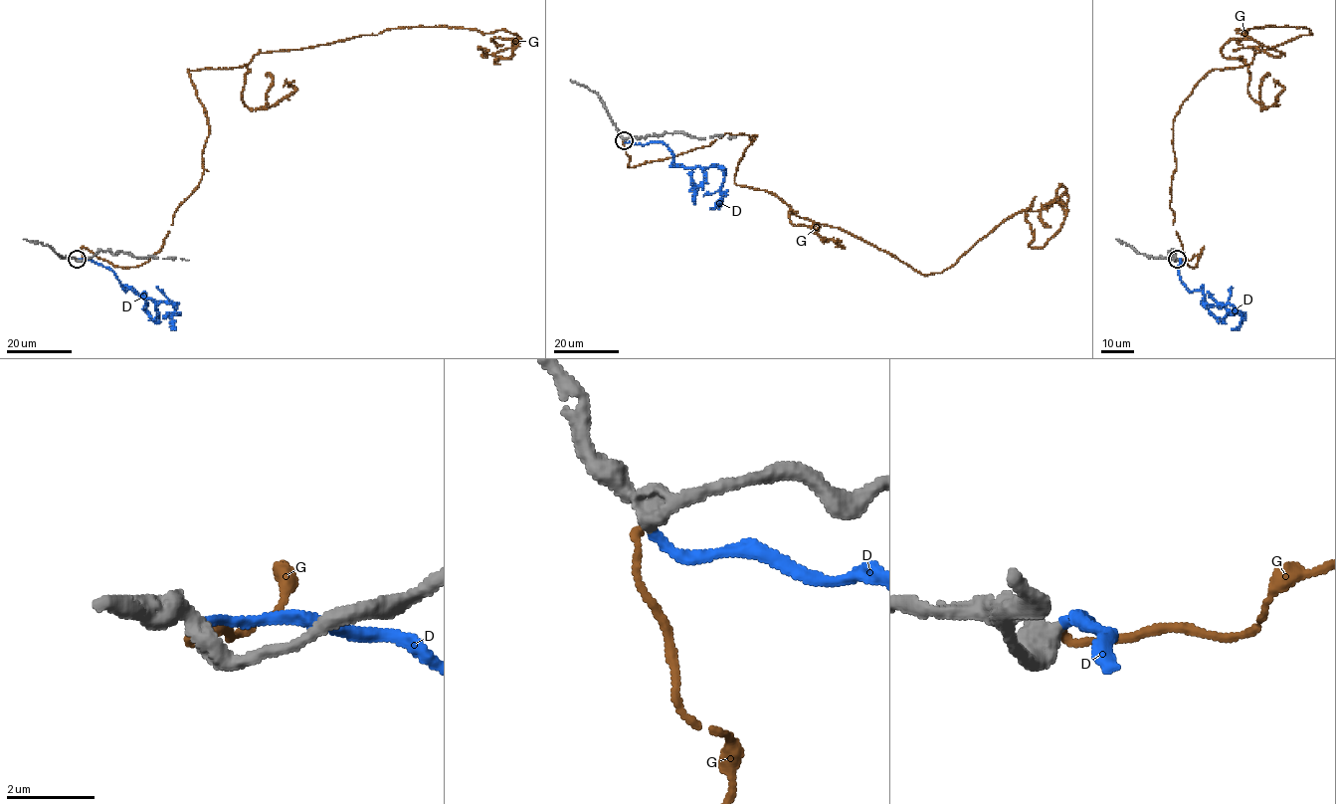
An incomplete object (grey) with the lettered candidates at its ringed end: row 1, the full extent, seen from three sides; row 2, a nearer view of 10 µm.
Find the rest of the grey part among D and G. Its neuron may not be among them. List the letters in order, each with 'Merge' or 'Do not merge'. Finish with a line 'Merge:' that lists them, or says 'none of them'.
D: Merge
G: Do not merge
Merge: D

